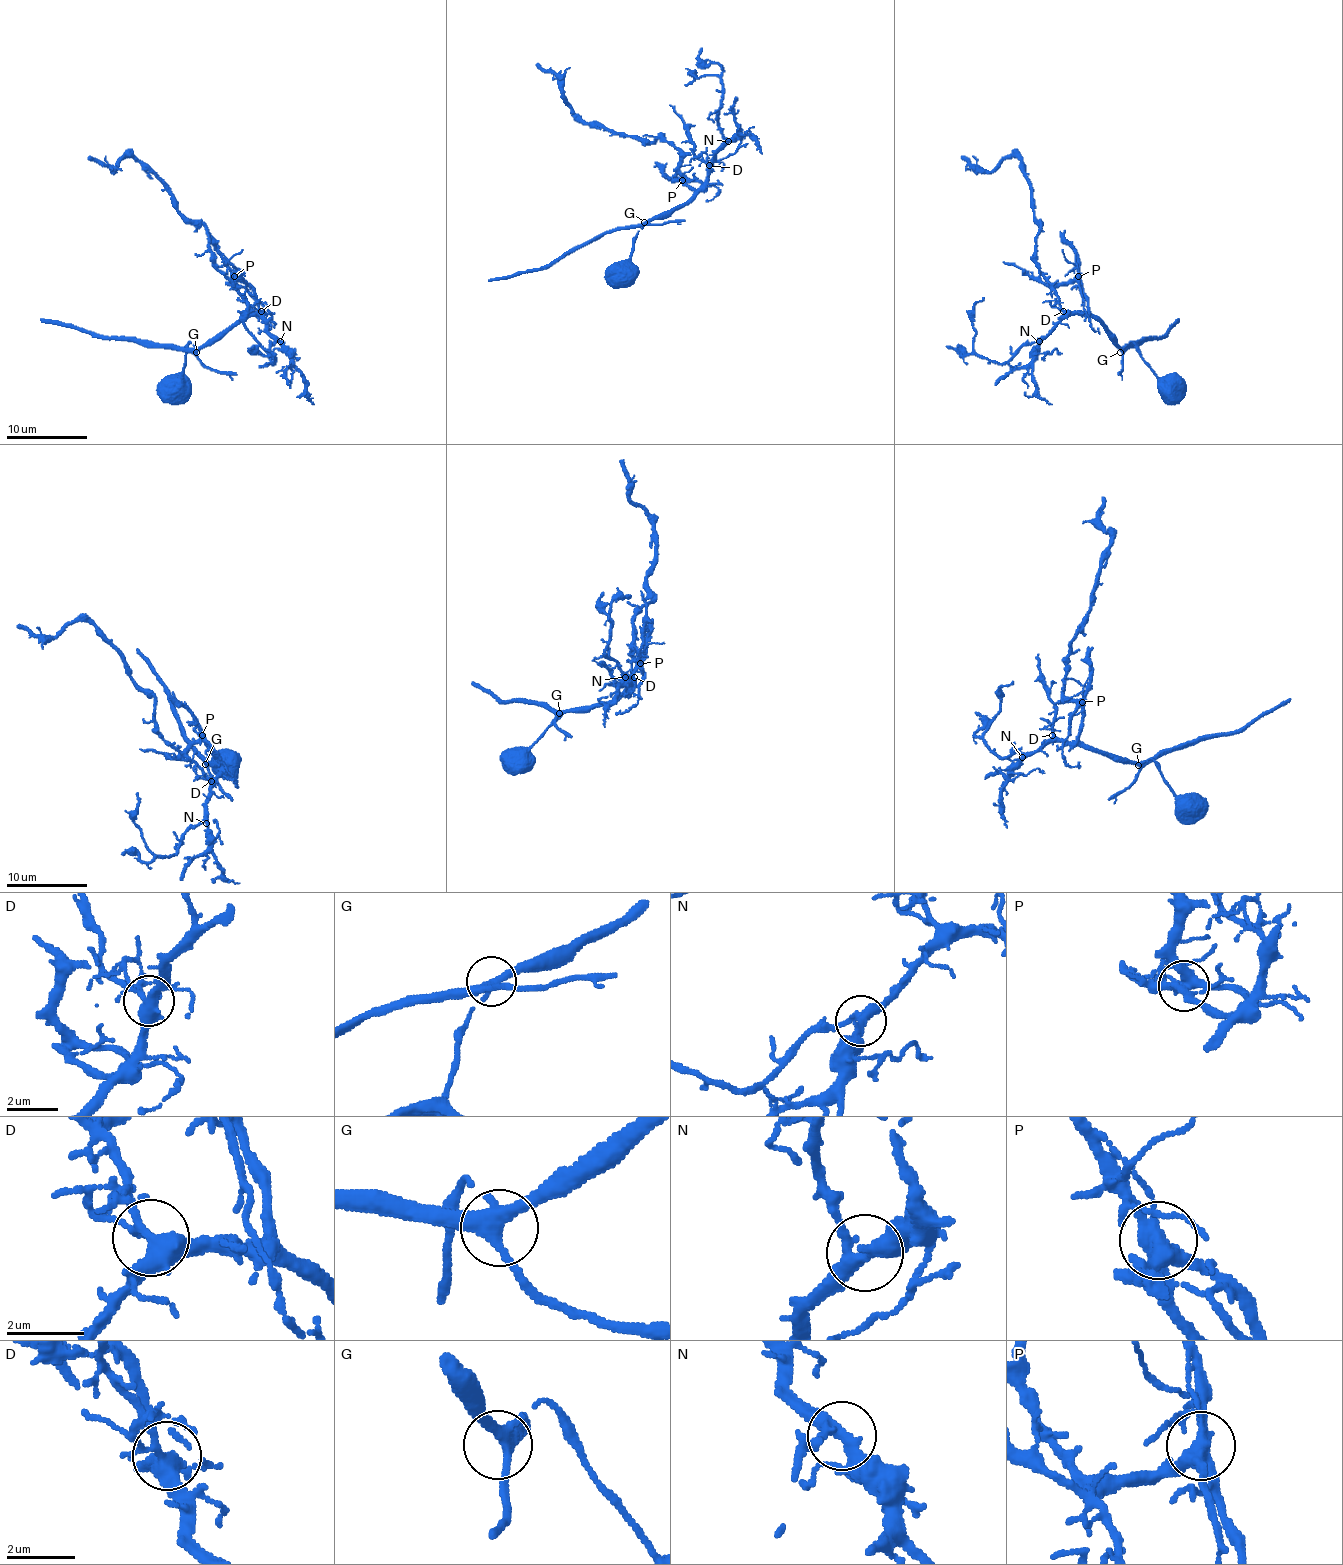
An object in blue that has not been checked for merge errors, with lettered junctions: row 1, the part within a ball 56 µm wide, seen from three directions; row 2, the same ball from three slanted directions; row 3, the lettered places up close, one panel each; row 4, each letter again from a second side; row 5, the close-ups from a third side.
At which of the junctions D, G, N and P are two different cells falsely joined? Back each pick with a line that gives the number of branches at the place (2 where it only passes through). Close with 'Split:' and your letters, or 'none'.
P: Branches: 5
Split: P

